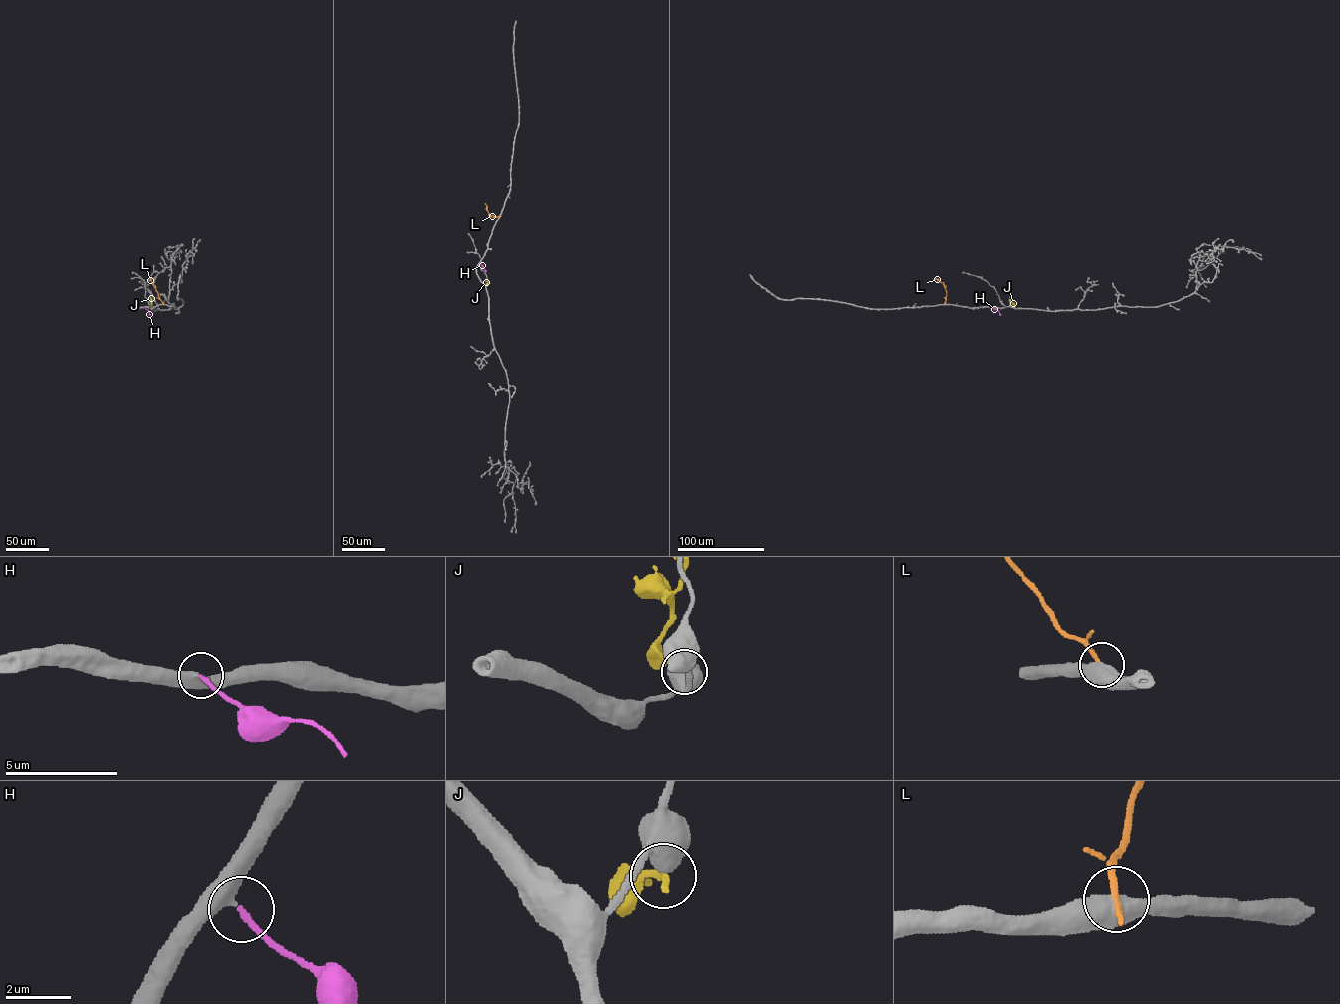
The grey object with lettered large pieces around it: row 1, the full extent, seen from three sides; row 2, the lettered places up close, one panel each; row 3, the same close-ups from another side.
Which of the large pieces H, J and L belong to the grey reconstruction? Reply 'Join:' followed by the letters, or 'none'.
Join: H

